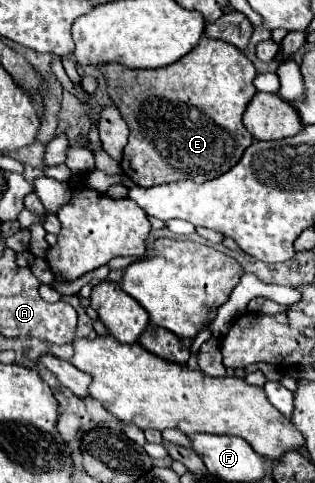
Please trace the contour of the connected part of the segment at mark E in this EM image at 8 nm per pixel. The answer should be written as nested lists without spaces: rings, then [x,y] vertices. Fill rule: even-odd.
[[[201,37],[193,51],[189,51],[177,63],[161,69],[129,69],[119,63],[111,63],[103,65],[101,71],[107,77],[109,95],[131,131],[123,155],[127,157],[133,171],[123,173],[131,177],[139,187],[153,187],[181,179],[205,183],[237,165],[245,149],[253,143],[253,135],[245,129],[241,119],[249,101],[257,93],[253,85],[257,69],[245,53],[227,41]]]

